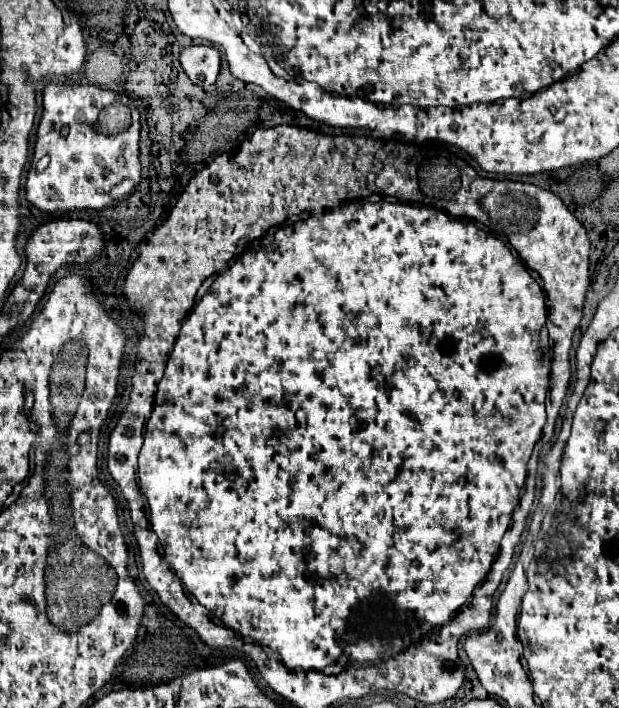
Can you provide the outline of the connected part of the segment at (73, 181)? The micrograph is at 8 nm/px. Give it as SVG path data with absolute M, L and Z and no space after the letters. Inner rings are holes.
M50 83L44 89L44 113L42 121L38 125L36 133L36 145L34 145L34 157L32 157L32 167L28 171L28 181L26 181L26 197L32 205L36 205L42 211L54 213L54 211L80 211L80 209L96 209L102 211L106 209L112 199L110 191L114 185L118 185L124 179L140 181L142 179L142 165L140 165L140 111L138 107L130 101L128 95L120 95L108 89L102 89L98 85L58 85ZM114 103L126 103L132 111L132 125L118 135L102 135L96 131L96 121L100 111ZM42 155L50 155L50 165L44 171L36 171L36 163Z

